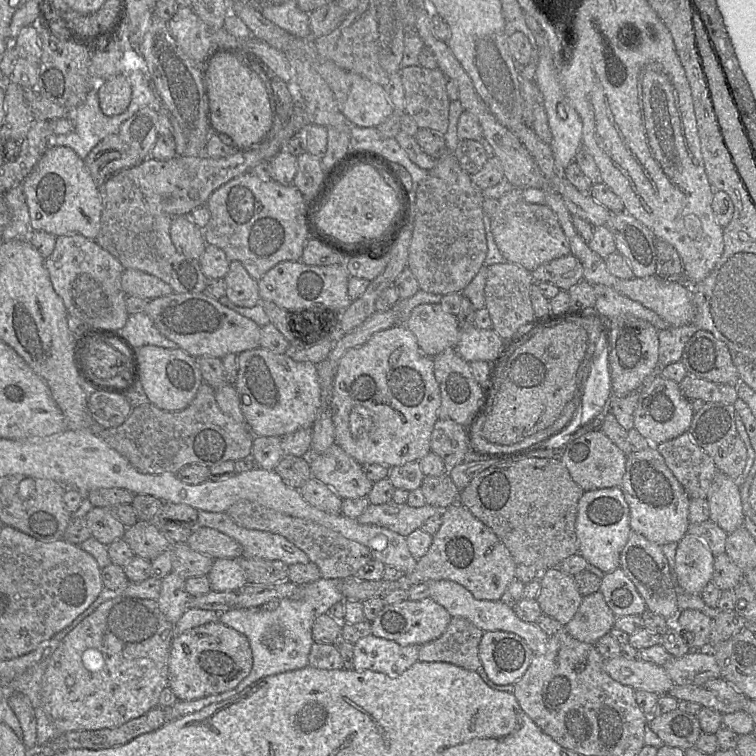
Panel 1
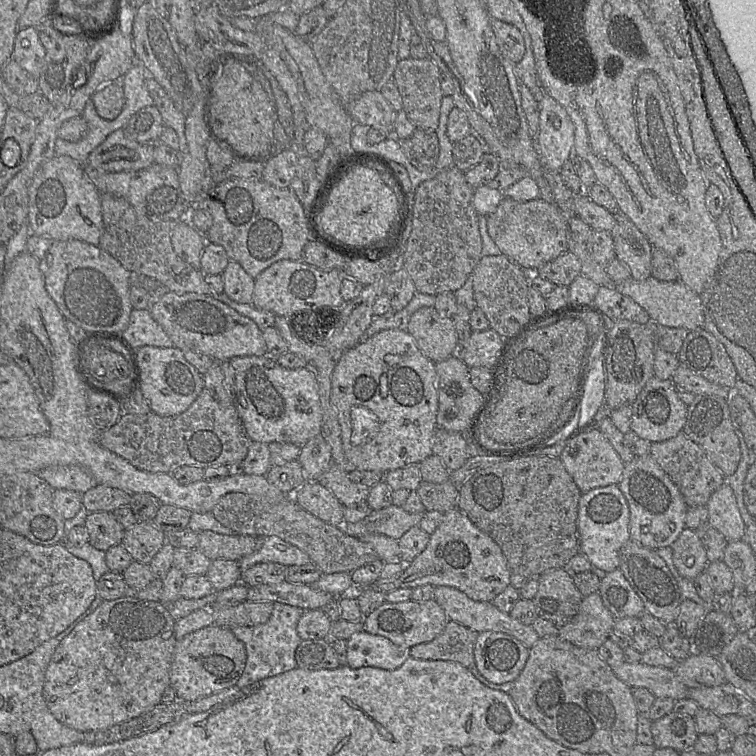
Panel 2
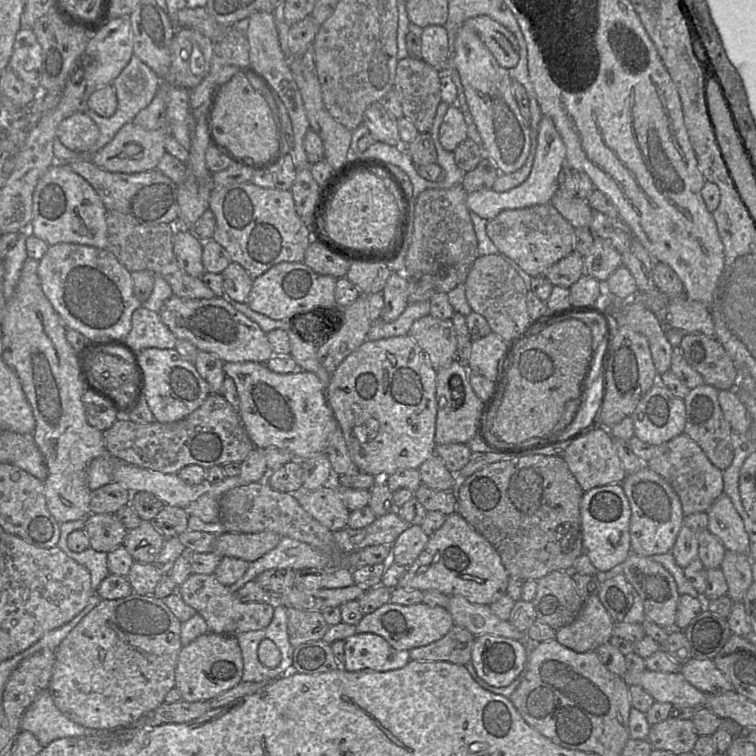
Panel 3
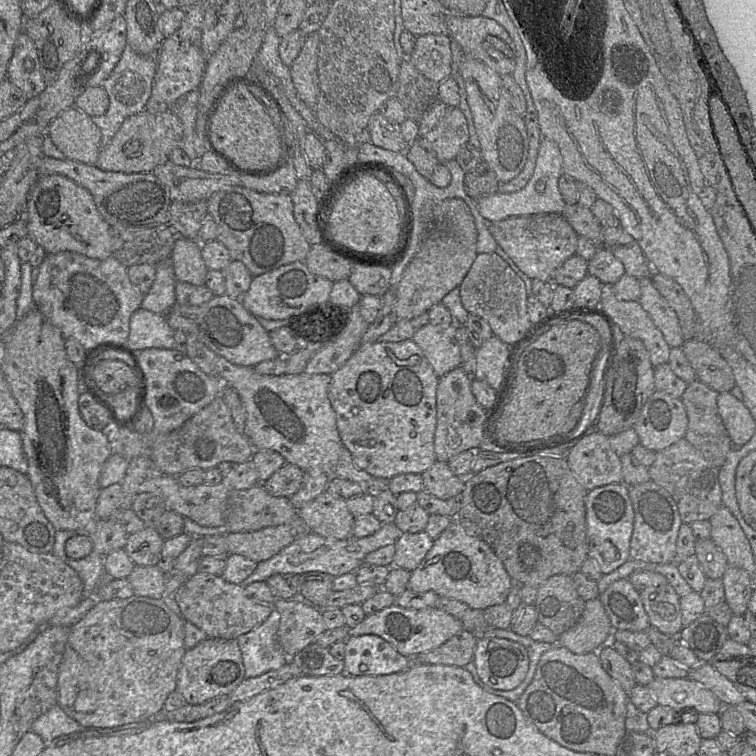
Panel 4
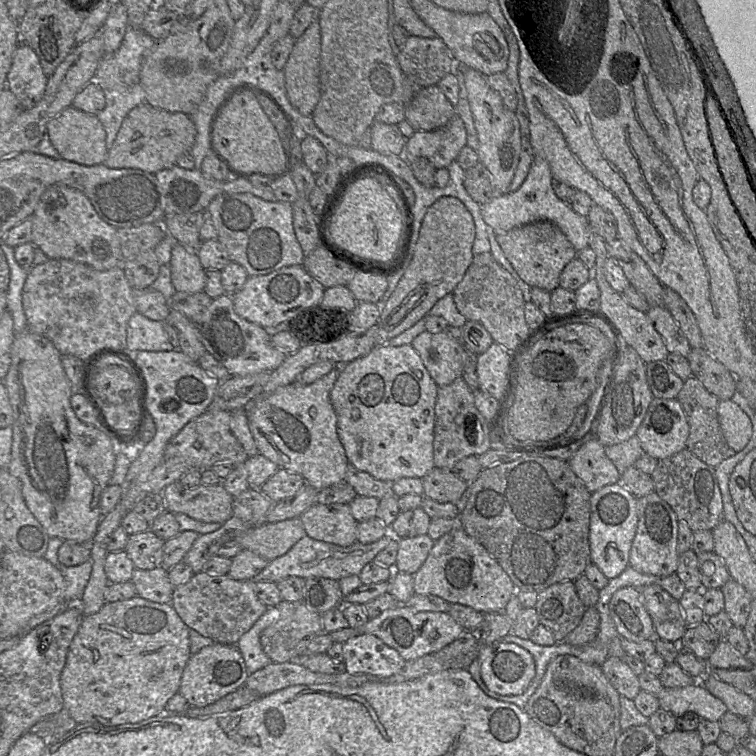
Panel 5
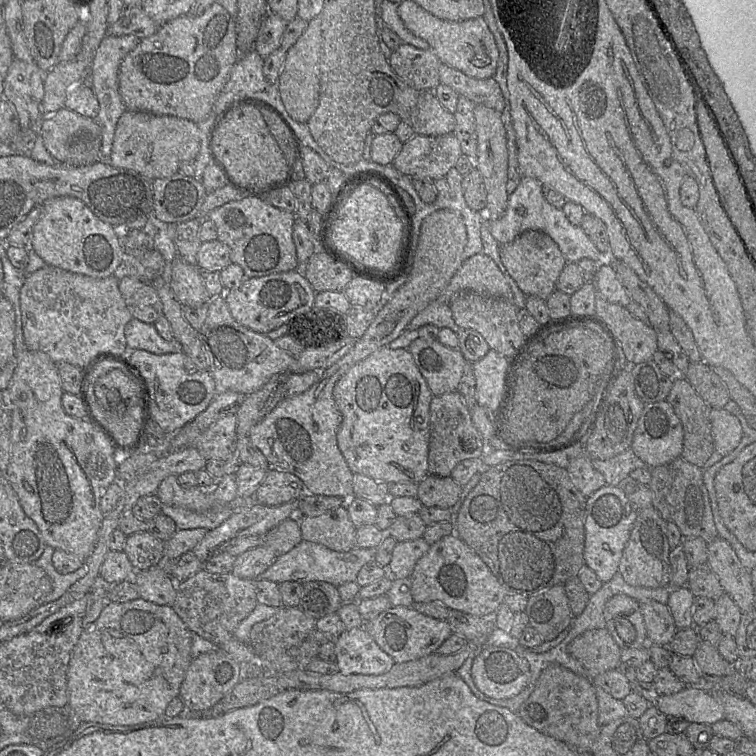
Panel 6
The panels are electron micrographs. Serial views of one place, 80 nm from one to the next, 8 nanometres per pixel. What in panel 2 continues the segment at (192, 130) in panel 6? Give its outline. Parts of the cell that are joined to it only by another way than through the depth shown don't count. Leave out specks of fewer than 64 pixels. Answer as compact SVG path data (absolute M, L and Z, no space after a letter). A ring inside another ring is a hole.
M118 129L90 153L87 164L105 172L137 171L154 163L154 145L130 140Z

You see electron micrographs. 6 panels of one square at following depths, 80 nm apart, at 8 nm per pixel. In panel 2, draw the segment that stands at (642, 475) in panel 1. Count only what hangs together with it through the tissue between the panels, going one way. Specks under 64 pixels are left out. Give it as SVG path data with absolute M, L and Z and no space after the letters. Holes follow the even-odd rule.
M652 456L635 457L625 463L618 486L629 506L630 538L652 550L671 546L686 528L688 506L677 486Z

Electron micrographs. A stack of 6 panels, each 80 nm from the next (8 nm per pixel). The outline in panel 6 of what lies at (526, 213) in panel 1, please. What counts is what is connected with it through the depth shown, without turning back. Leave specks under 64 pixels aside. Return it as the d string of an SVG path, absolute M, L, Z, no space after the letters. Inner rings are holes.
M528 230L510 243L500 245L500 257L509 274L526 296L547 300L567 264L556 242L542 231Z

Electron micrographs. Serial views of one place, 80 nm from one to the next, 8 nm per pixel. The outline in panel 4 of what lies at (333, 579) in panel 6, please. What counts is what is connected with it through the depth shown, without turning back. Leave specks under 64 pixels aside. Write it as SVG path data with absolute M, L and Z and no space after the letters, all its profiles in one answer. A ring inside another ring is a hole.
M383 524L374 534L357 538L352 536L345 540L325 538L314 533L299 535L295 540L272 558L257 563L255 571L248 576L241 586L244 588L254 582L266 581L275 574L302 575L309 572L321 572L338 577L347 573L355 572L362 564L365 557L384 546L394 545L403 532L394 524Z

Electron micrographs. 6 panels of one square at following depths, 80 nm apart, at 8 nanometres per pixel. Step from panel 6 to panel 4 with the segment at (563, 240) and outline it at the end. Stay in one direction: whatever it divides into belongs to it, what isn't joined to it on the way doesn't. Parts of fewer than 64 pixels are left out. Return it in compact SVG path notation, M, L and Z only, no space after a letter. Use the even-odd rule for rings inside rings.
M542 138L535 168L527 184L516 192L495 193L477 201L478 212L490 223L507 218L541 213L563 214L566 207L559 189L558 179L563 173L562 156L559 147L550 139Z

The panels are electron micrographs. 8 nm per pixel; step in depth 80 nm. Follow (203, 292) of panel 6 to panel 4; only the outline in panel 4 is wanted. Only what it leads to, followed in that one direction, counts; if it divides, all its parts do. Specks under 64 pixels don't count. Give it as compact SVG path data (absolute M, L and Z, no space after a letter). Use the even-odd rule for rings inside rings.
M176 236L170 255L177 281L195 286L205 284L207 268L201 257L201 243Z

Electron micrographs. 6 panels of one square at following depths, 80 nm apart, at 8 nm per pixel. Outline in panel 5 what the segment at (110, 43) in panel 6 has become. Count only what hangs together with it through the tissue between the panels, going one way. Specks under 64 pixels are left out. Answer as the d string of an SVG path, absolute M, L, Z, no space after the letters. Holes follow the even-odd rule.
M128 24L118 50L114 53L104 53L98 63L94 81L103 90L106 104L105 108L96 117L105 130L105 145L107 150L111 148L126 115L133 108L145 103L146 94L140 84L140 70L144 55L155 43L156 40L154 38L139 28L131 28Z

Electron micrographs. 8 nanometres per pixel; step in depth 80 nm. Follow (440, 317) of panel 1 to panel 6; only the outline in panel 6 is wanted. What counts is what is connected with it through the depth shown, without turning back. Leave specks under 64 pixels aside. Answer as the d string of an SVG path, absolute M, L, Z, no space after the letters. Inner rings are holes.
M417 338L408 350L433 397L458 391L467 363L458 348L449 348L438 340Z

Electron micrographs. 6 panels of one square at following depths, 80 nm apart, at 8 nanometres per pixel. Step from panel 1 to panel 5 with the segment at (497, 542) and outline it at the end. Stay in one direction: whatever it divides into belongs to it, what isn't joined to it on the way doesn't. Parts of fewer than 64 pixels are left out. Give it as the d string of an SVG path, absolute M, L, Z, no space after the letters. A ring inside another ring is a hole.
M458 524L435 541L427 559L413 575L414 594L434 595L480 613L501 613L516 593L508 575L488 551Z

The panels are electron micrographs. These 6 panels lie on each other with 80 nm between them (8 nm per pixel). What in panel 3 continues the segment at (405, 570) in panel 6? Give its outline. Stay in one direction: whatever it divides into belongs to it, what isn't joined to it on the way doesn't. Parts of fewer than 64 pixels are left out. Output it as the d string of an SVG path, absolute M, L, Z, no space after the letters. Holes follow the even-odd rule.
M411 525L391 546L389 562L409 567L425 549L429 536L419 525Z

